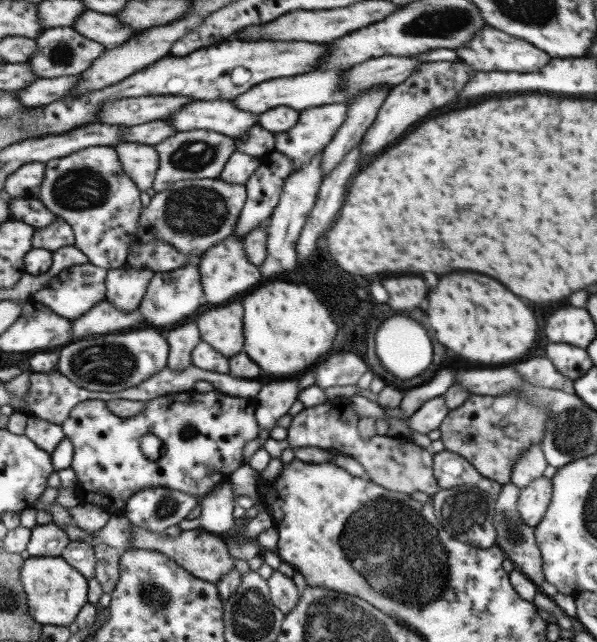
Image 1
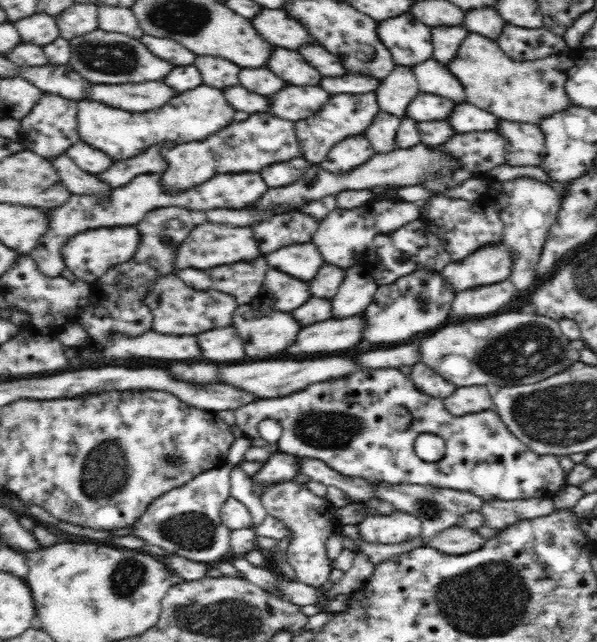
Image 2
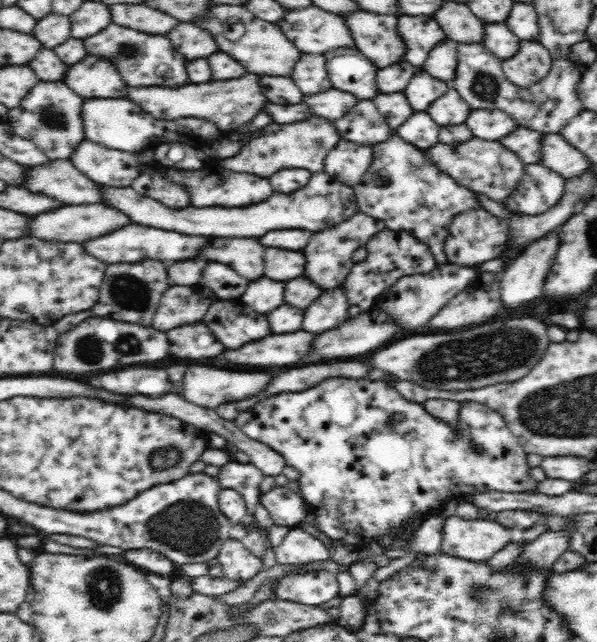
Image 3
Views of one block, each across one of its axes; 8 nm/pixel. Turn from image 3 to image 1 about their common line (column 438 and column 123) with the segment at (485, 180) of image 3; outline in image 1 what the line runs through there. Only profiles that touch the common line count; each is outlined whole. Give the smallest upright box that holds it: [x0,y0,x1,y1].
[113,141,158,192]

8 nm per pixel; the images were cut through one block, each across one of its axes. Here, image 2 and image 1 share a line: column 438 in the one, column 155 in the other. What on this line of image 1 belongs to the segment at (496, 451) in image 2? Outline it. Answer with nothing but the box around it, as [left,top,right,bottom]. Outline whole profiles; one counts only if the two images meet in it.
[60,390,260,516]

